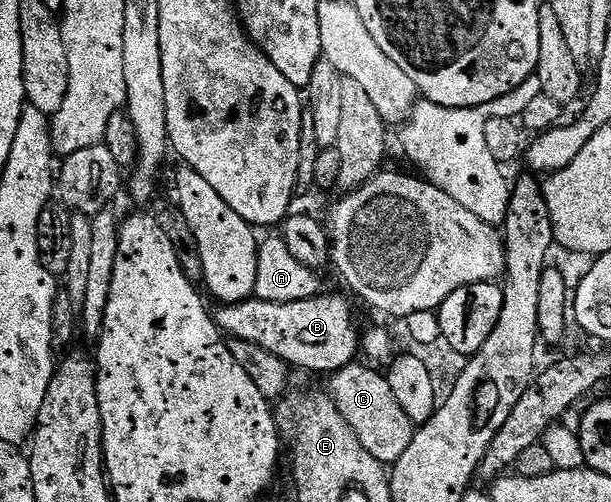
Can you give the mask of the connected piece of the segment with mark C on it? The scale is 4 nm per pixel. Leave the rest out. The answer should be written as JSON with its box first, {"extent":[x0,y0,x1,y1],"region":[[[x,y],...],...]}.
{"extent":[328,364,416,467],"region":[[[358,364],[345,365],[344,368],[329,374],[328,392],[340,415],[344,415],[348,427],[352,427],[356,439],[360,439],[364,451],[368,451],[368,455],[390,467],[400,459],[400,455],[404,455],[404,451],[408,451],[408,443],[412,443],[416,426],[397,402],[392,387],[389,386],[387,374],[382,371],[377,373],[374,370],[377,368],[369,364]]]}

